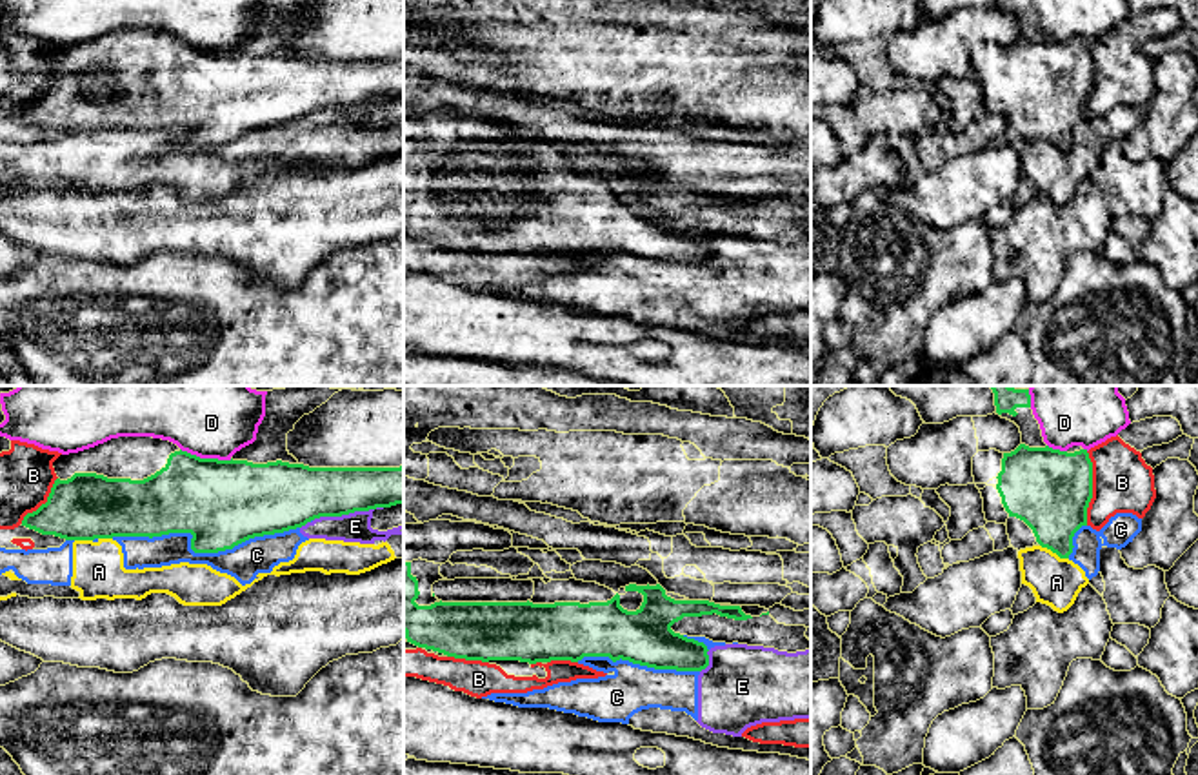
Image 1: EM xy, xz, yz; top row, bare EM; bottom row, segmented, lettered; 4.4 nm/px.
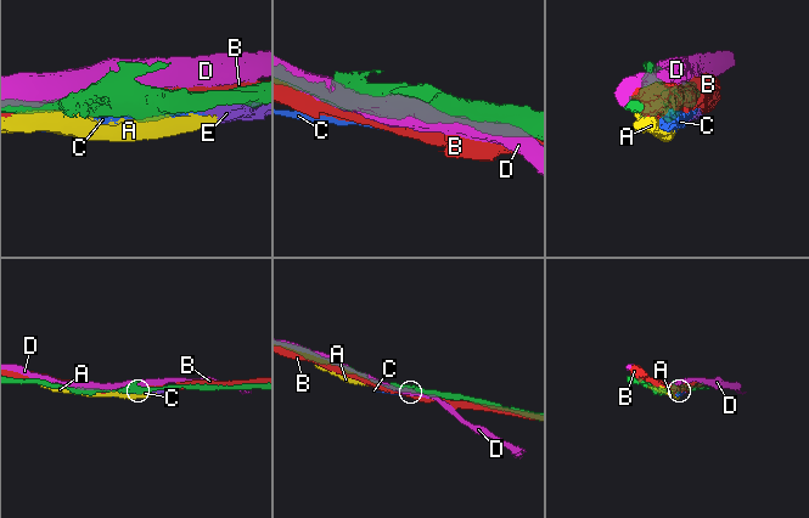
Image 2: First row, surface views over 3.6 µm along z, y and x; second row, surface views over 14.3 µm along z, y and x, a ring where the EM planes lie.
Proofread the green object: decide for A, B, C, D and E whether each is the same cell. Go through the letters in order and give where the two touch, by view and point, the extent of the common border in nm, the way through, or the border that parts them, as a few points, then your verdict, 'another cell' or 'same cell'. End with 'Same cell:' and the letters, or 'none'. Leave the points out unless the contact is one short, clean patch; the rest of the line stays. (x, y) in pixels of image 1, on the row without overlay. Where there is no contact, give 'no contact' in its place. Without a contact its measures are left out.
A: meets green in yz at (1055, 144); contact 140 nm long; another cell
B: meets green in yz at (1091, 80); contact 320 nm long; another cell
C: meets green in xy at (199, 144); contact 850 nm long; another cell
D: meets green in xy at (206, 51); contact 240 nm long; another cell
E: meets green in xy at (348, 106); contact 320 nm long; another cell
Same cell: none

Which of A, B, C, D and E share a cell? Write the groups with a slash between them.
A C E / B / D

